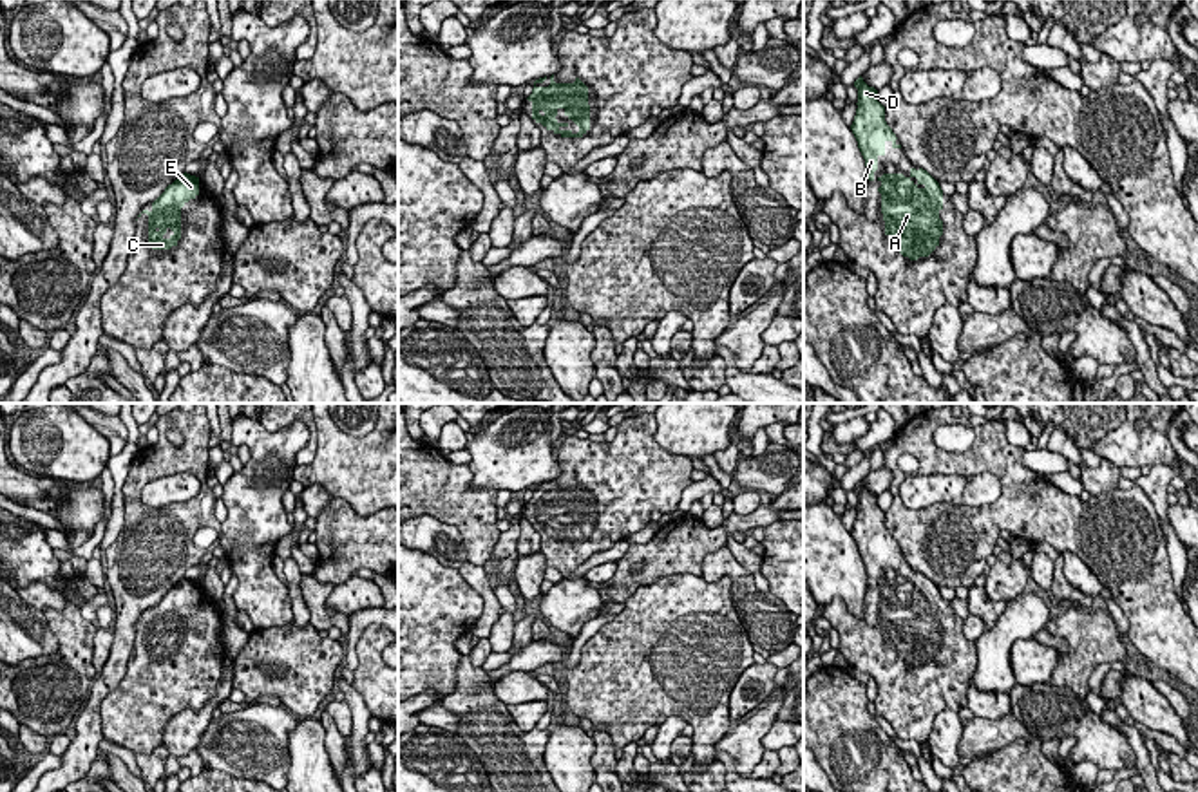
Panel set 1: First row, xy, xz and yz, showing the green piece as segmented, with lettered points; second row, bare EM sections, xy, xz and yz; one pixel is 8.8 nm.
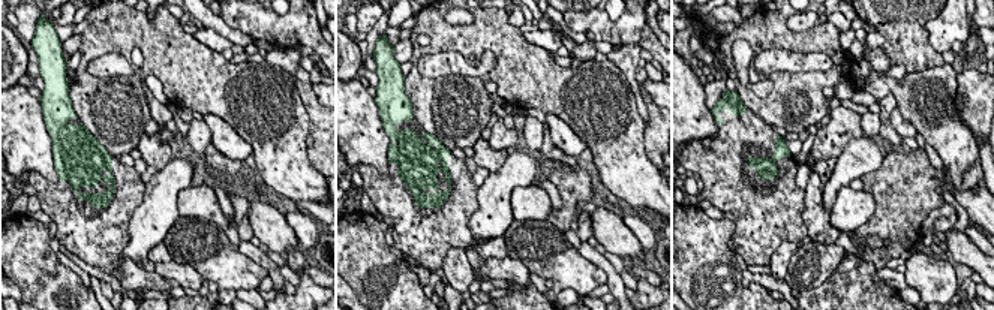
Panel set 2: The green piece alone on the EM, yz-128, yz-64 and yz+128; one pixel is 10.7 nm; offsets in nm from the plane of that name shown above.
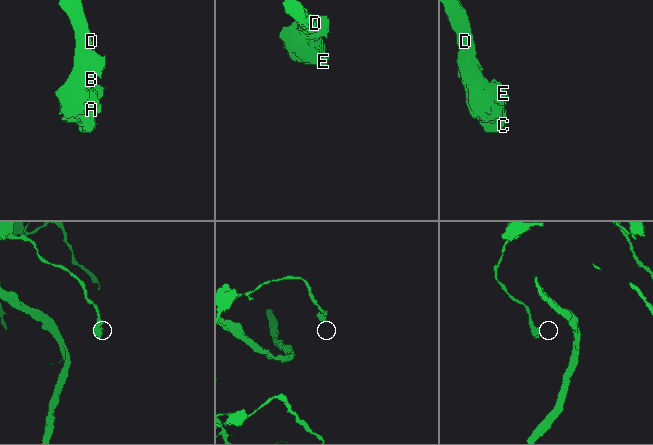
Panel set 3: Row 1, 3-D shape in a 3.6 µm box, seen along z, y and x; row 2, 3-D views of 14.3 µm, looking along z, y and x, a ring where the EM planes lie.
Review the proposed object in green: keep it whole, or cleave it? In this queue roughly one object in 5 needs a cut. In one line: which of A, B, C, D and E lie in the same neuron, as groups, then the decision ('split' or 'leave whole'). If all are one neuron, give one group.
A B C D E | leave whole

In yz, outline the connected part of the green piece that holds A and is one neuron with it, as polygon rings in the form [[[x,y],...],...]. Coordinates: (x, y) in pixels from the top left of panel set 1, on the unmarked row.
[[[910,573],[910,580],[883,579],[881,618],[885,640],[890,640],[903,662],[918,665],[928,662],[943,640],[943,595],[939,588],[923,573]]]

